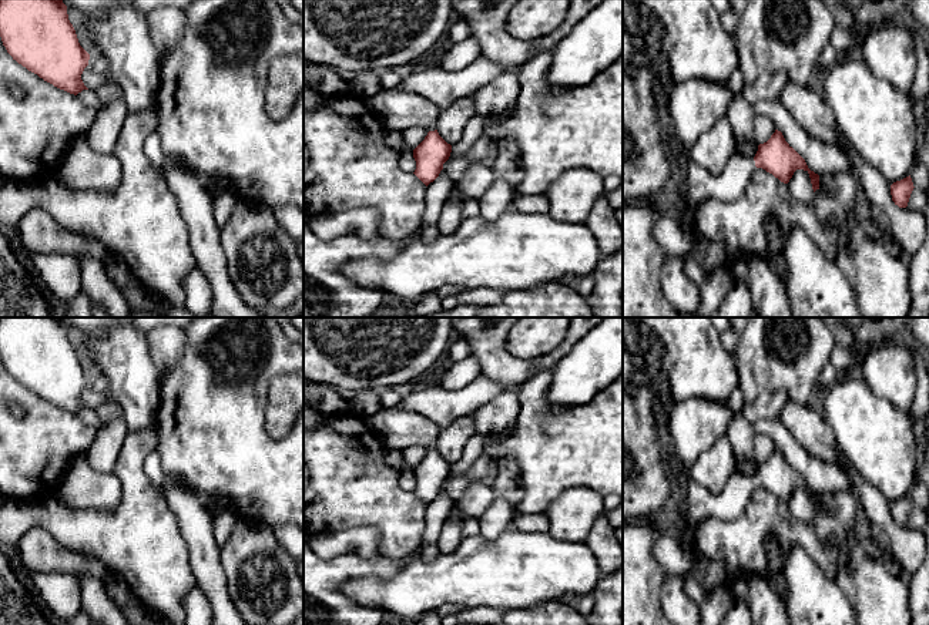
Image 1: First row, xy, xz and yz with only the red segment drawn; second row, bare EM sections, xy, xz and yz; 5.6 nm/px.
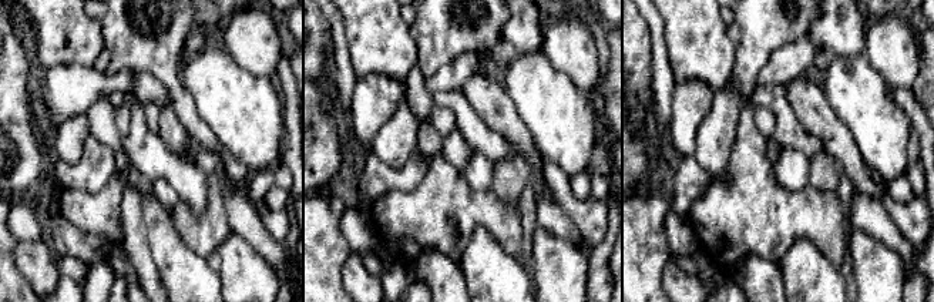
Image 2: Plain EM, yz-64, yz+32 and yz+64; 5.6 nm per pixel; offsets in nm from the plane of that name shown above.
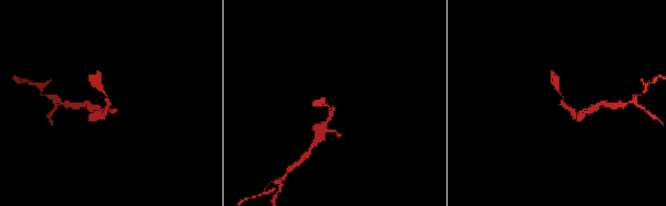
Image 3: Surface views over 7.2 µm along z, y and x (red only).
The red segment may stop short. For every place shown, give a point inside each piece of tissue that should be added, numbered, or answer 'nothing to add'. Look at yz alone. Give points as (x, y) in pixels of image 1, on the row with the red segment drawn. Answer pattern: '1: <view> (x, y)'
1: yz (700, 185)

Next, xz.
1: xz (395, 108)

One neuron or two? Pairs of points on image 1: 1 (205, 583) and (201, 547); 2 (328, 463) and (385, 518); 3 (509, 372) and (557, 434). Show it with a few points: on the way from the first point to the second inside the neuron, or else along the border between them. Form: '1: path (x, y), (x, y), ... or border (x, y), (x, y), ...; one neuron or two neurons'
1: path (205, 574), (204, 555); one neuron
2: path (342, 476), (371, 504); one neuron
3: border (549, 369), (540, 369), (517, 385); two neurons

